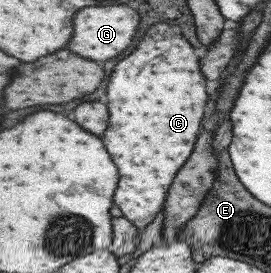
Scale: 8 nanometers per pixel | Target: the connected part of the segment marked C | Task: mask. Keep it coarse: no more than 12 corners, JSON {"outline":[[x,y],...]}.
{"outline":[[156,24],[108,84],[116,206],[165,208],[206,118],[202,58]]}

